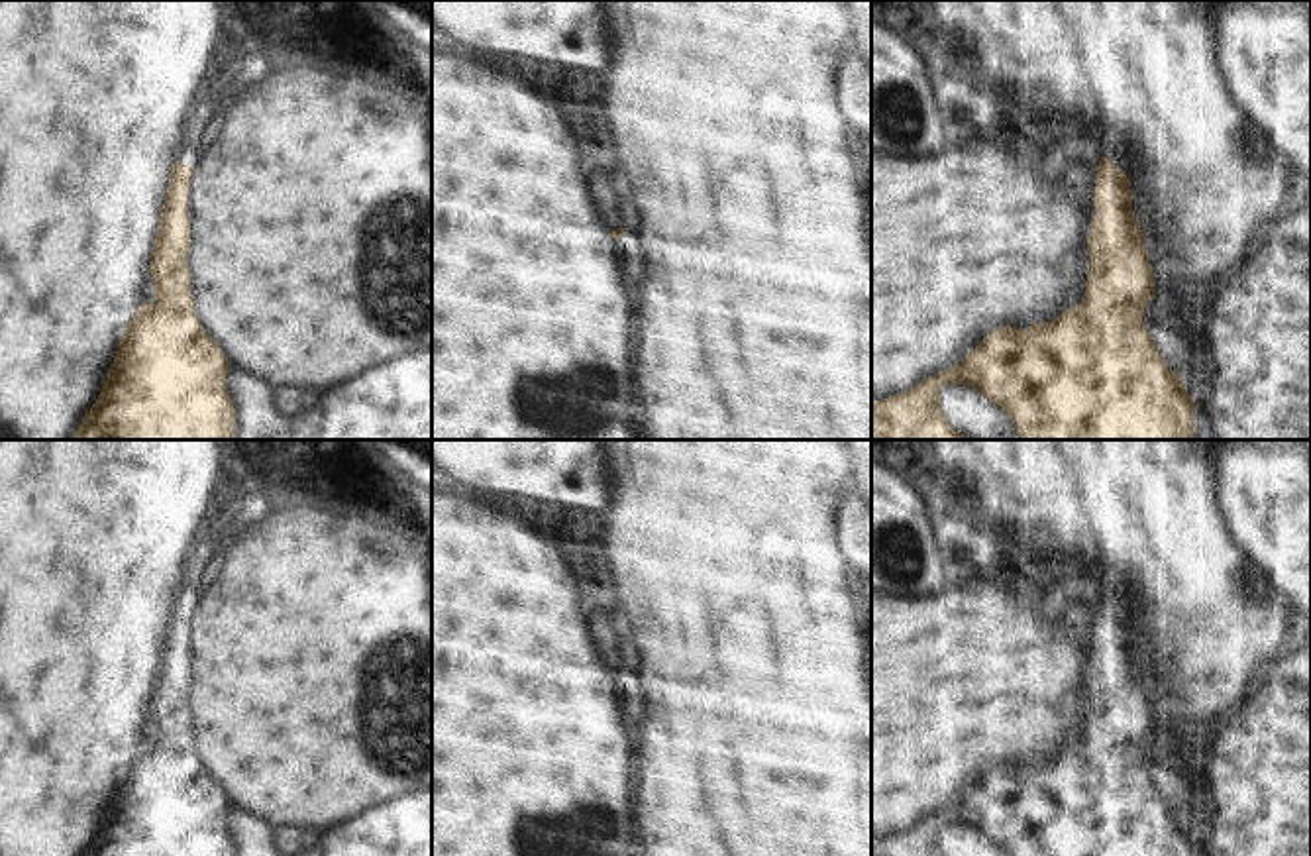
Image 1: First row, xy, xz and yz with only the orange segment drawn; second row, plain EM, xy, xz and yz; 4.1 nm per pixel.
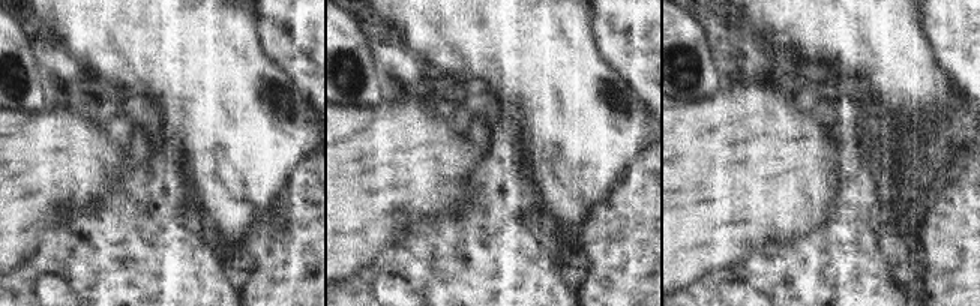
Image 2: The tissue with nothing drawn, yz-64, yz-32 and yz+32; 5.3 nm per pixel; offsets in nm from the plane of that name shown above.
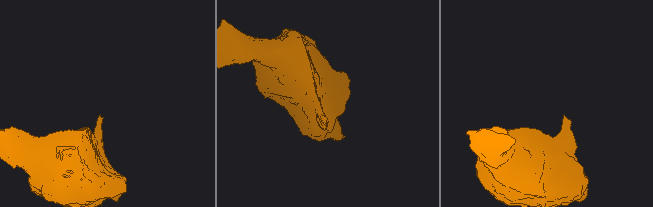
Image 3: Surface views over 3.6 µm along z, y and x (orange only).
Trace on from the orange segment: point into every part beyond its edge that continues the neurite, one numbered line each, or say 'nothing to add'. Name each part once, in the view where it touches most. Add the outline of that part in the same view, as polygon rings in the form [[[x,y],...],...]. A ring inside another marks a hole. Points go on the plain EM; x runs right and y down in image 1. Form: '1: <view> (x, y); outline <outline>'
1: yz (1121, 601); outline [[[1107,589],[1105,597],[1115,605],[1115,609],[1119,609],[1125,615],[1134,615],[1140,611],[1140,607],[1136,605],[1136,601],[1132,601],[1127,593],[1117,591],[1117,589]]]

